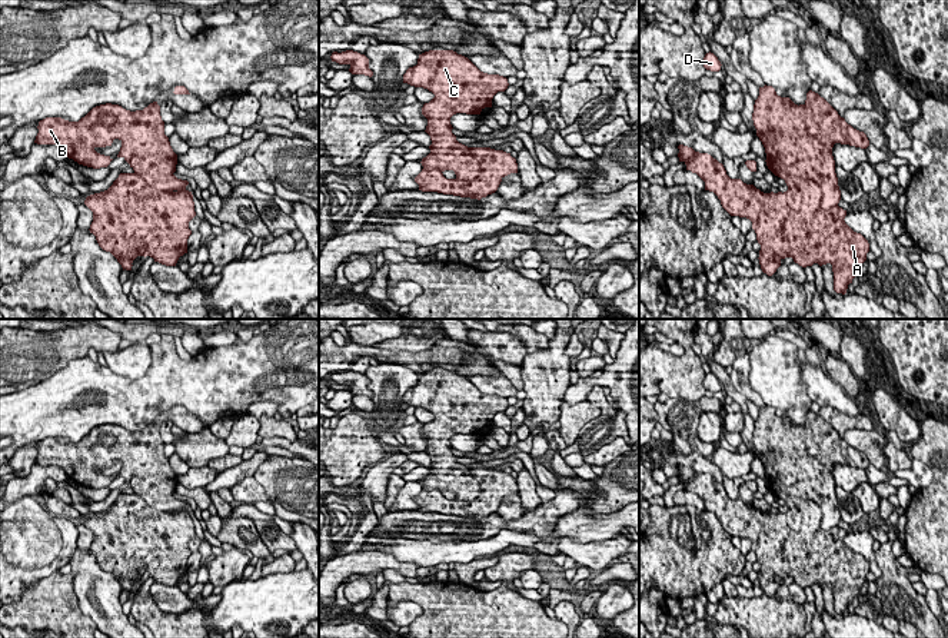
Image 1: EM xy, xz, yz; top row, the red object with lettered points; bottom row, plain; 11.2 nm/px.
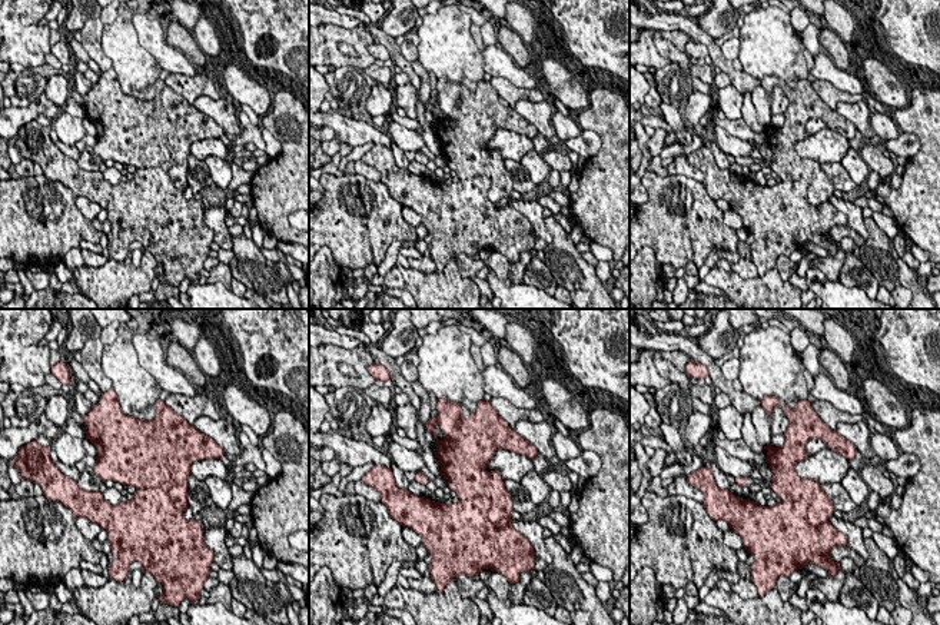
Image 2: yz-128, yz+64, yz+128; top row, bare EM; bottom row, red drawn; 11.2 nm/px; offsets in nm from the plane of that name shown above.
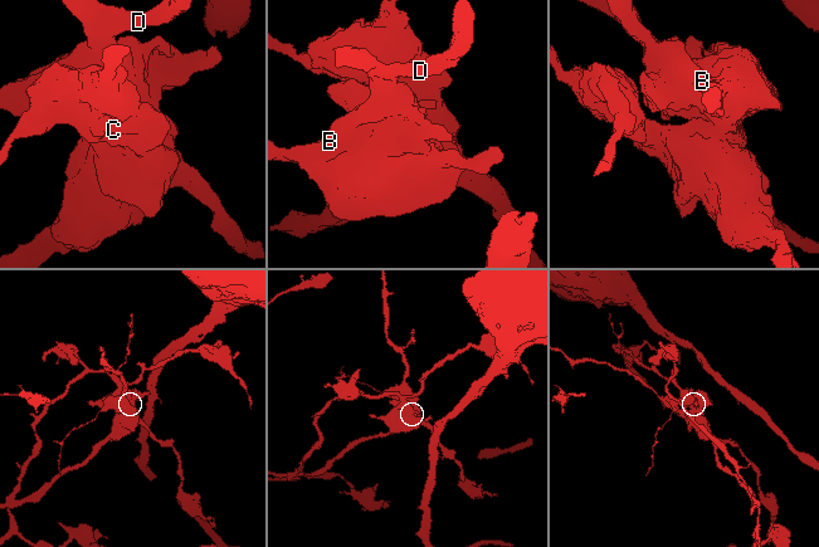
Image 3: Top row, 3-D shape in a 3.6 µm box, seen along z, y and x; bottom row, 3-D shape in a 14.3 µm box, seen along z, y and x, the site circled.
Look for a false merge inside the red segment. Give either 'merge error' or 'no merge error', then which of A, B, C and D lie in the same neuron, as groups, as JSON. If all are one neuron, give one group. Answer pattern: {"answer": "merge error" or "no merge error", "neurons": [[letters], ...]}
{"answer": "merge error", "neurons": [["A", "C"], ["B", "D"]]}

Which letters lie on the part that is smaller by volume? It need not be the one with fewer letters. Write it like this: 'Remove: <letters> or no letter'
Remove: A, C

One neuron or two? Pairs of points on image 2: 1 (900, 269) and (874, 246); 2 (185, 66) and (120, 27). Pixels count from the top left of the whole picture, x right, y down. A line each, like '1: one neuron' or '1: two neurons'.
1: one neuron
2: two neurons

